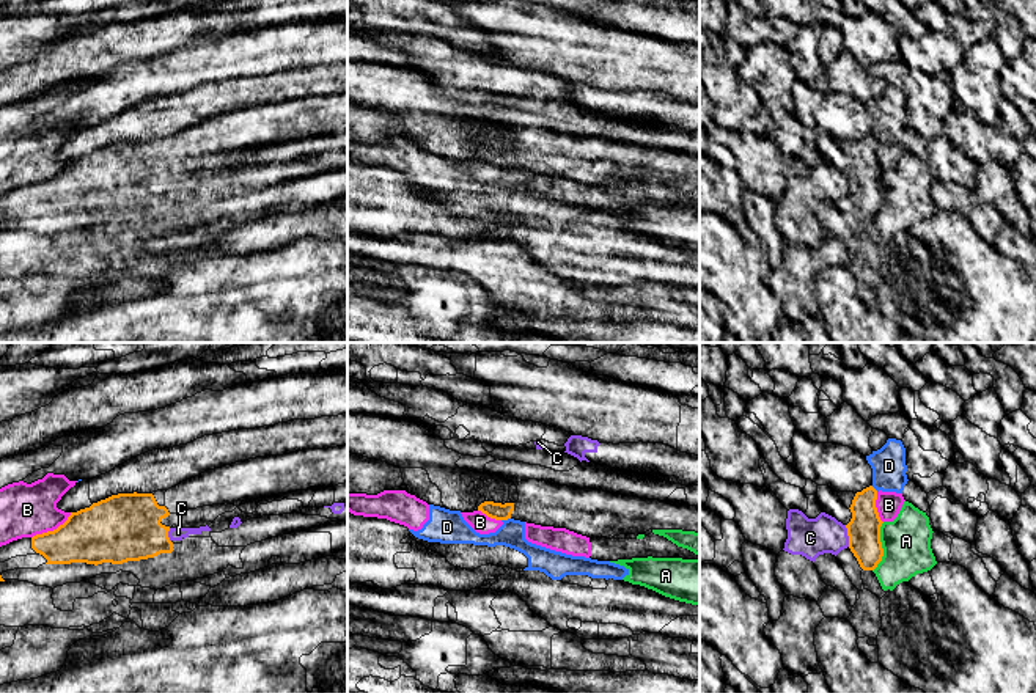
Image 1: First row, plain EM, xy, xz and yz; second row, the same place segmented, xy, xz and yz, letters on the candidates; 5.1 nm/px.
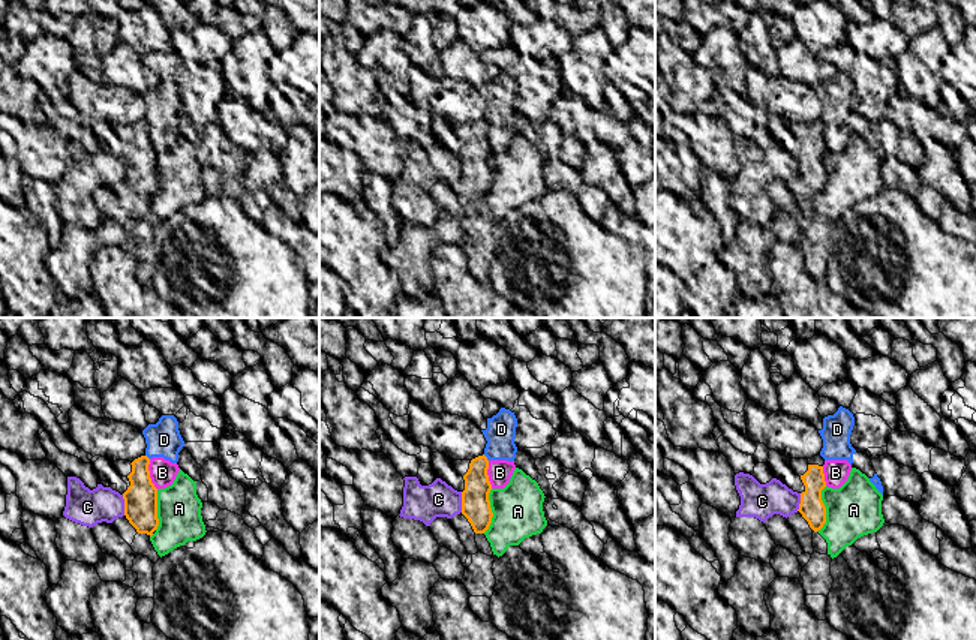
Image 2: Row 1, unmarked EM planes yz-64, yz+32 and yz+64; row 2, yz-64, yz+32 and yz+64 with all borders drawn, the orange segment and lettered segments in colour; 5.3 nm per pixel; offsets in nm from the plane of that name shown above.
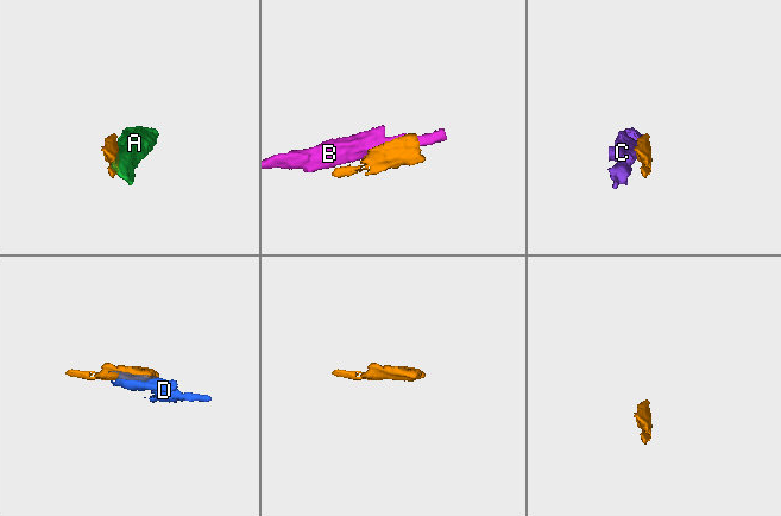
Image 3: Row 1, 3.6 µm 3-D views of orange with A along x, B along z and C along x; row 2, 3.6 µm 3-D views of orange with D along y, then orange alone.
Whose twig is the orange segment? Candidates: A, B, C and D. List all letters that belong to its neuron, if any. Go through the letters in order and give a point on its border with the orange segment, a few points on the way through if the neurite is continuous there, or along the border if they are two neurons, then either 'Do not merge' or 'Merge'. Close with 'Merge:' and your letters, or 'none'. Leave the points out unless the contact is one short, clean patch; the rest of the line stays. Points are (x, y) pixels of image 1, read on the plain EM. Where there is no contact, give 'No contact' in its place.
A: Touches orange at yz (881, 195). Do not merge
B: Touches orange at xy (54, 178). Do not merge
C: Touches orange at yz (848, 183). Boundary: yz (844, 173), (849, 194). Do not merge
D: Touches orange at xz (505, 167). Boundary: xz (510, 165), (502, 168). Do not merge
Merge: none

